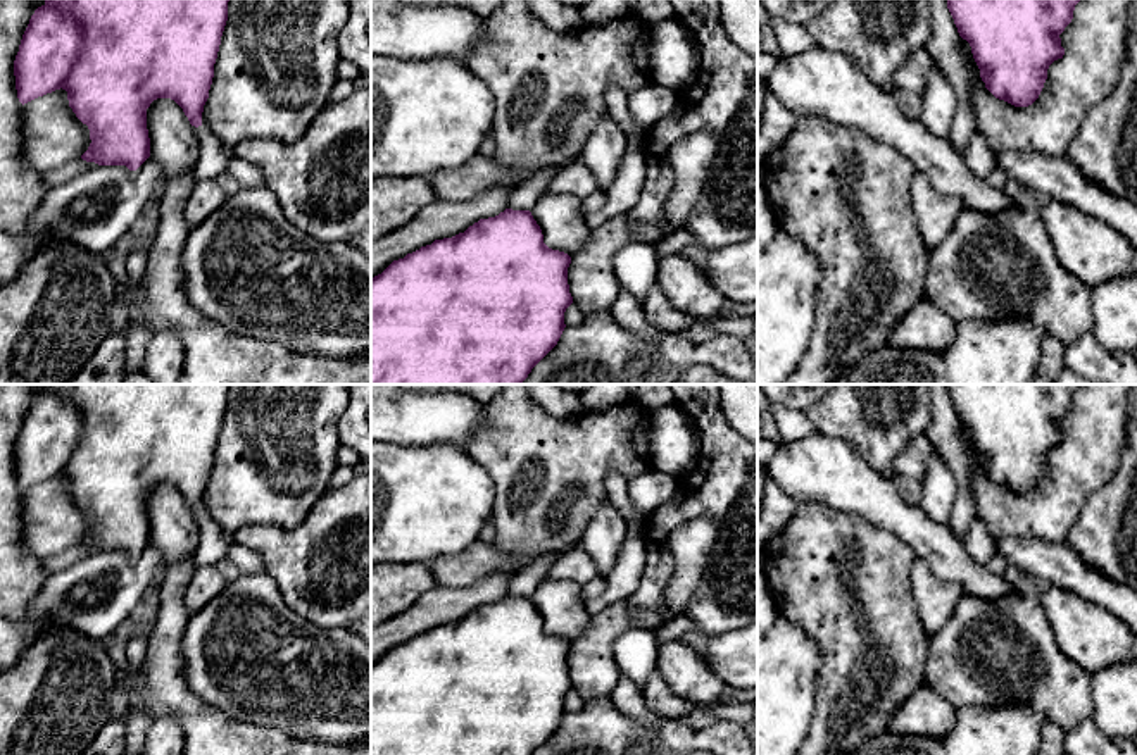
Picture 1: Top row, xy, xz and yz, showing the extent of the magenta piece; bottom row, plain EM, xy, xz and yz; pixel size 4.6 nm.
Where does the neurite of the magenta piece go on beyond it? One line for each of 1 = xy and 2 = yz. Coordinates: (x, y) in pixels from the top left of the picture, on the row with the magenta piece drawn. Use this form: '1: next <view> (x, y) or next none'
1: next xy (213, 161)
2: next none

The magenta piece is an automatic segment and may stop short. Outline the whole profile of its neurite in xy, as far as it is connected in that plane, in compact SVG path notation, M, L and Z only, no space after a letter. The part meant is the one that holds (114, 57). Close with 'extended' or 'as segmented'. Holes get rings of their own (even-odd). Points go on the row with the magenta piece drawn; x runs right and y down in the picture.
M45 0L35 10L14 60L17 98L24 105L55 90L66 90L69 107L90 129L90 147L81 155L98 165L126 165L136 171L150 157L147 109L157 98L174 100L197 128L200 155L195 181L228 172L235 155L202 124L204 105L214 78L221 36L228 21L229 0Z; extended

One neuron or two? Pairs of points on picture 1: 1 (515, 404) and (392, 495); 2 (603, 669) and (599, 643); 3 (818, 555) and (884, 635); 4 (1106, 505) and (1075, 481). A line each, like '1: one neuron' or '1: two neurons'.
1: two neurons
2: one neuron
3: one neuron
4: two neurons

